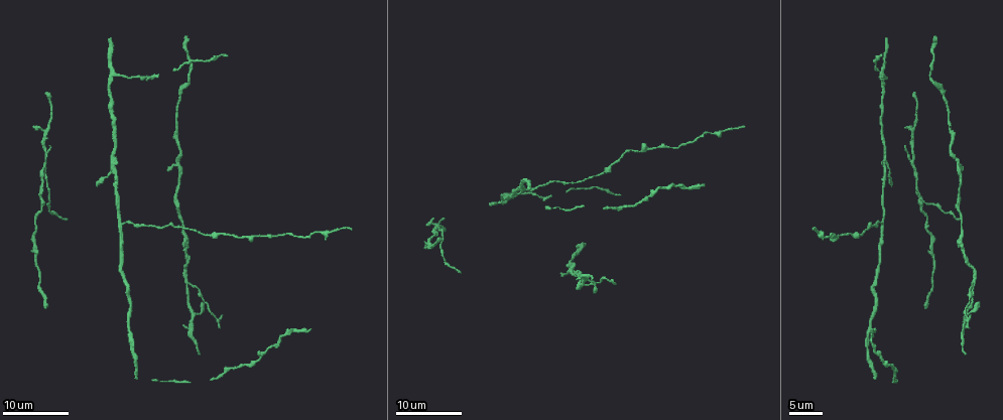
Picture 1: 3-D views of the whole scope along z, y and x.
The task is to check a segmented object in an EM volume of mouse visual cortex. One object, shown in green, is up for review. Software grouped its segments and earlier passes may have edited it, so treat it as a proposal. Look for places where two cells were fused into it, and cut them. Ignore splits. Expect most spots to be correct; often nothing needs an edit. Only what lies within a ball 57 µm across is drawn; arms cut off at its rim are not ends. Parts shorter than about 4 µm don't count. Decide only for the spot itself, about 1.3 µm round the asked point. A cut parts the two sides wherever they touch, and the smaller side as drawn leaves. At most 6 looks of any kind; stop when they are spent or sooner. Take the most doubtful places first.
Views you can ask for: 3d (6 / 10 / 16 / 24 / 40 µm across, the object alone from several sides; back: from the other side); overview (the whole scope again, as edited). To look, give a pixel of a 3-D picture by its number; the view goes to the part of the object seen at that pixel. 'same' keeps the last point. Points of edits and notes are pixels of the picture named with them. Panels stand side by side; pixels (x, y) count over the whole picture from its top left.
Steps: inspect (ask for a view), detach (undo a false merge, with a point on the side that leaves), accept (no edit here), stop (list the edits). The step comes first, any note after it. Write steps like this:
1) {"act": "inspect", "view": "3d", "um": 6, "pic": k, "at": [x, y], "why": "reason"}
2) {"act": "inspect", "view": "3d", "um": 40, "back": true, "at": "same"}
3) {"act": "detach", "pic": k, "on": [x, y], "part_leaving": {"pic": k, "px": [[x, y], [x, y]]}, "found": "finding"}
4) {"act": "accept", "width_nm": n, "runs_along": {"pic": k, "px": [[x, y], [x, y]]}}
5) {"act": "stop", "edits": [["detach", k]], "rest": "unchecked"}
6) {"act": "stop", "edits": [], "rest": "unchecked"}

{"act": "inspect", "view": "3d", "um": 24, "pic": 1, "at": [189, 284], "why": "arms part here"}

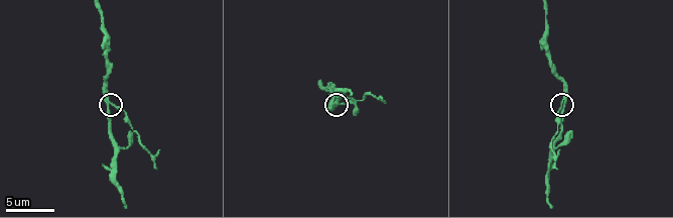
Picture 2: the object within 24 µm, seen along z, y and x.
{"act": "inspect", "view": "3d", "um": 6, "pic": 2, "at": [107, 104], "why": "closer look"}

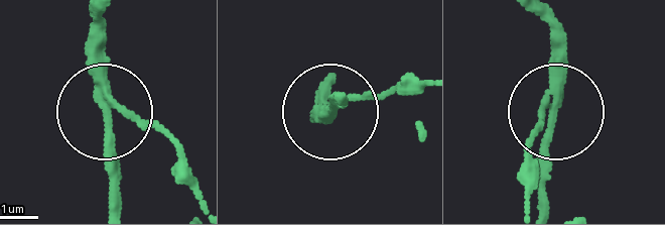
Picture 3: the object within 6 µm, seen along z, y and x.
{"act": "detach", "pic": 3, "on": [143, 130], "arms": 3, "part_leaving": {"pic": 3, "px": [[107, 88], [174, 142], [196, 200]]}, "found": "a second cell is stuck on"}

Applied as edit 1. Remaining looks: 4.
{"act": "inspect", "view": "overview", "why": "see it whole again"}

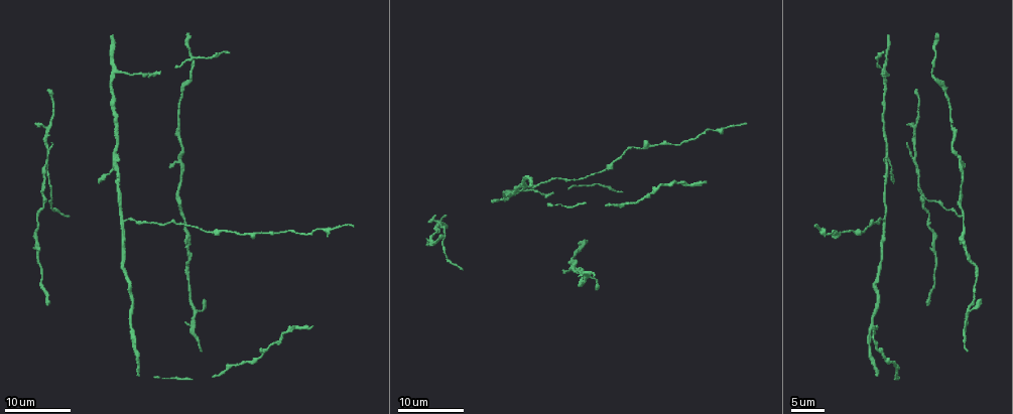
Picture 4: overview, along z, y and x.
{"act": "inspect", "view": "3d", "um": 24, "pic": 4, "at": [115, 162]}

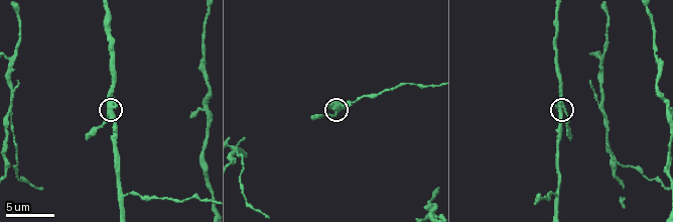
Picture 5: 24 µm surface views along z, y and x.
{"act": "inspect", "view": "3d", "um": 6, "pic": 5, "at": [111, 110], "why": "zoom in"}

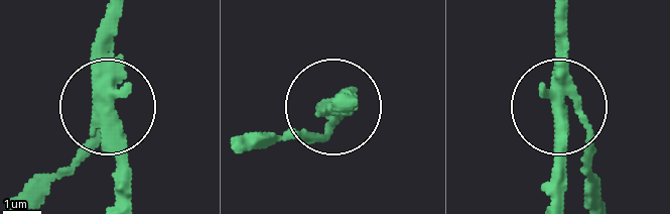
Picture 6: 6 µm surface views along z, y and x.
{"act": "detach", "pic": 6, "on": [92, 140], "side_arm_um": 37, "part_leaving": {"pic": 6, "px": [[563, 93], [582, 128], [592, 196]]}, "found": "two cells meet here"}

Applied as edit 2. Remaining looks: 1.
{"act": "inspect", "view": "3d", "um": 10, "pic": 5, "at": [556, 194], "why": "side arm on a straight run"}

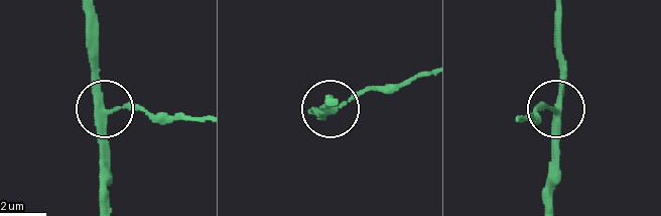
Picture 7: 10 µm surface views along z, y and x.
{"act": "accept", "width_nm": 260, "found": "one cell here"}

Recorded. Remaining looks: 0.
{"act": "stop", "edits": [["detach", 3], ["detach", 6]], "rest": "unchecked"}

